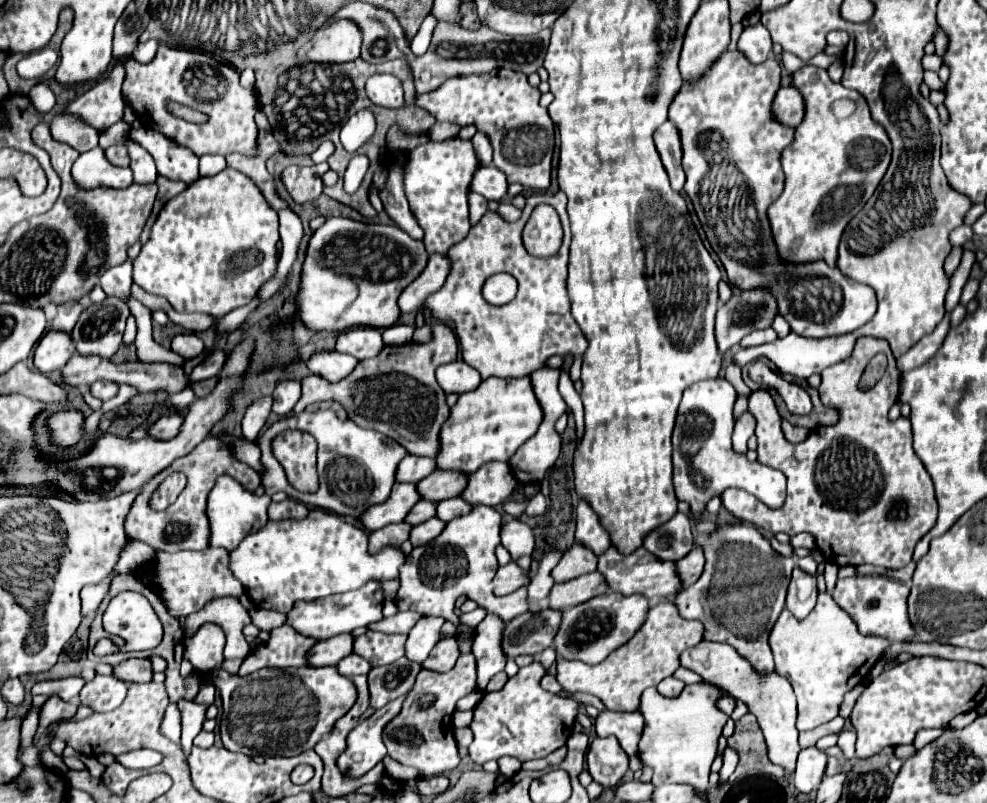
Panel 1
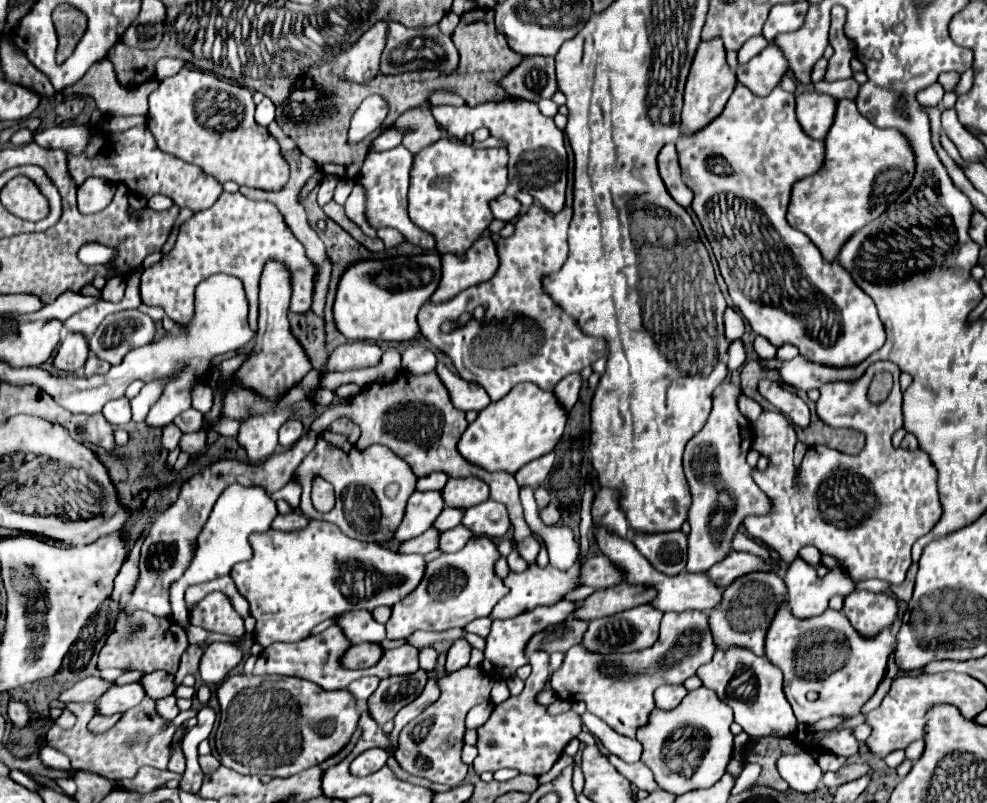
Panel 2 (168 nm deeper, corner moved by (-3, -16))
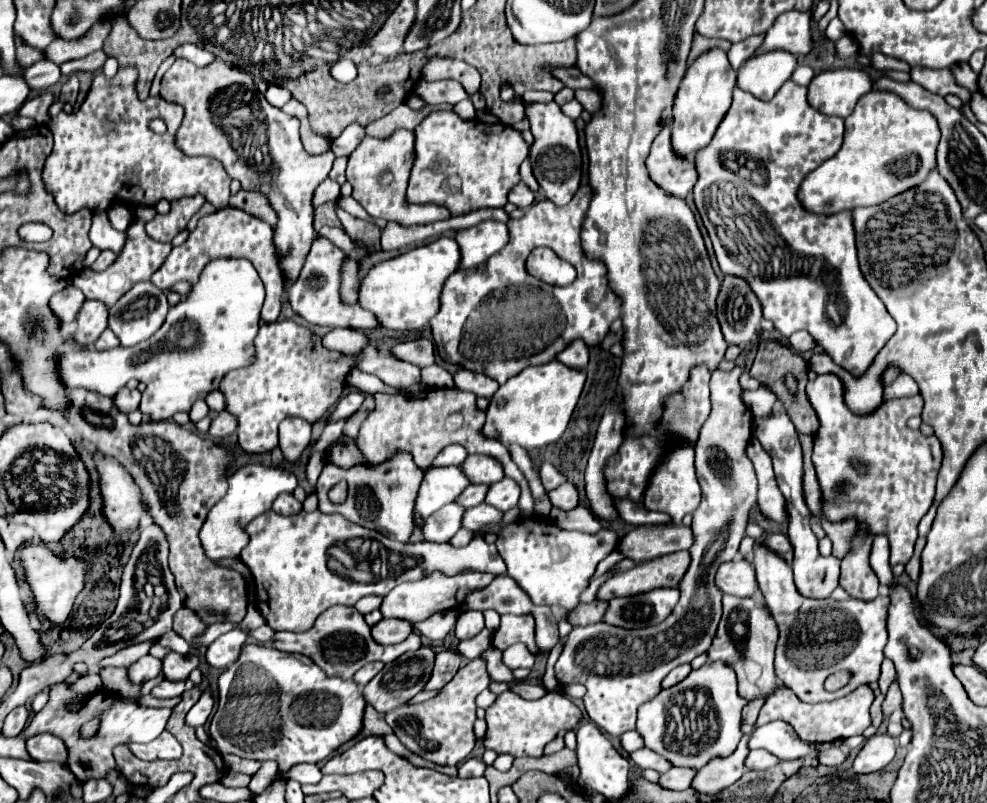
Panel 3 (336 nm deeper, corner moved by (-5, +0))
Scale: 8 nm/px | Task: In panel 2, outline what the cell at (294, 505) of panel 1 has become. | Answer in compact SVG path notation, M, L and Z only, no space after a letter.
M294 510L294 512L290 512L290 514L278 514L278 516L274 518L274 522L272 522L272 528L274 528L274 530L280 530L280 532L294 532L294 530L306 528L308 522L310 522L310 520L308 520L304 514L300 514L298 510Z

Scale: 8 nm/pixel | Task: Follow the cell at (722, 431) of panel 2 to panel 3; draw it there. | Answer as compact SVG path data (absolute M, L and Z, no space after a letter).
M736 366L732 372L712 372L712 412L704 422L694 448L702 502L692 520L692 564L678 586L682 592L678 606L662 624L648 628L628 630L606 622L592 626L574 626L554 666L558 682L580 682L586 686L584 706L588 716L614 738L636 728L638 706L652 700L662 690L660 684L670 670L684 662L692 662L698 654L706 652L716 634L716 626L722 616L722 592L714 584L716 568L722 562L734 560L740 540L744 538L748 512L756 504L758 492L756 472L746 456L746 444L752 436L754 418L740 400L740 374L740 366Z

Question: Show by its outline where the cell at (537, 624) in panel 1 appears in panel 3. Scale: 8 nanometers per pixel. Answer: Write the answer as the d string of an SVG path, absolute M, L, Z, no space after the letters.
M594 600L594 602L590 602L590 604L578 604L578 606L568 614L568 620L570 620L572 626L596 624L596 622L602 622L606 610L608 610L608 602L604 602L604 600Z

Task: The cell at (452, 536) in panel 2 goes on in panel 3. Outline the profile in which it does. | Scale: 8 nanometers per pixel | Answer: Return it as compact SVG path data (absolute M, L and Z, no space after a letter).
M482 502L476 508L468 508L464 514L464 528L478 532L484 526L496 526L500 520L504 518L504 512L500 512L498 508L492 508L490 504Z

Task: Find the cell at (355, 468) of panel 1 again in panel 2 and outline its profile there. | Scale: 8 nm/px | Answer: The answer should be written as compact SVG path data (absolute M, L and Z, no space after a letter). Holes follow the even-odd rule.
M330 430L318 436L316 446L300 462L292 480L302 486L300 512L306 518L338 524L338 528L346 536L364 542L382 542L392 538L396 526L402 522L406 500L410 498L416 486L416 476L410 470L410 466L400 456L390 452L390 448L376 444L360 450L354 444L350 444L346 436L334 434ZM314 474L320 474L334 486L336 506L328 514L316 512L310 502L310 484ZM356 516L362 516L362 520L358 520ZM356 522L368 522L368 524L356 524Z

